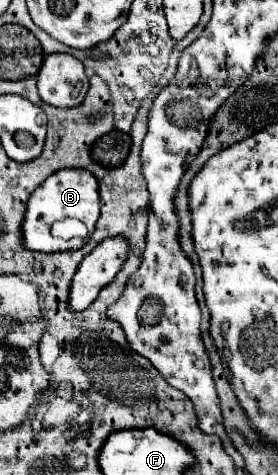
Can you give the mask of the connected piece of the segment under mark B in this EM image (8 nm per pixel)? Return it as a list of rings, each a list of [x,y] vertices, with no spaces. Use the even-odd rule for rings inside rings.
[[[63,168],[55,174],[51,174],[29,198],[27,214],[25,214],[25,222],[23,222],[25,248],[35,250],[35,252],[63,252],[63,250],[81,248],[89,240],[89,234],[95,230],[95,224],[99,220],[99,210],[101,210],[99,186],[97,186],[97,178],[91,176],[89,170]],[[65,218],[81,220],[87,226],[89,234],[85,238],[71,238],[71,240],[61,240],[61,238],[51,236],[53,222],[65,220]]]

